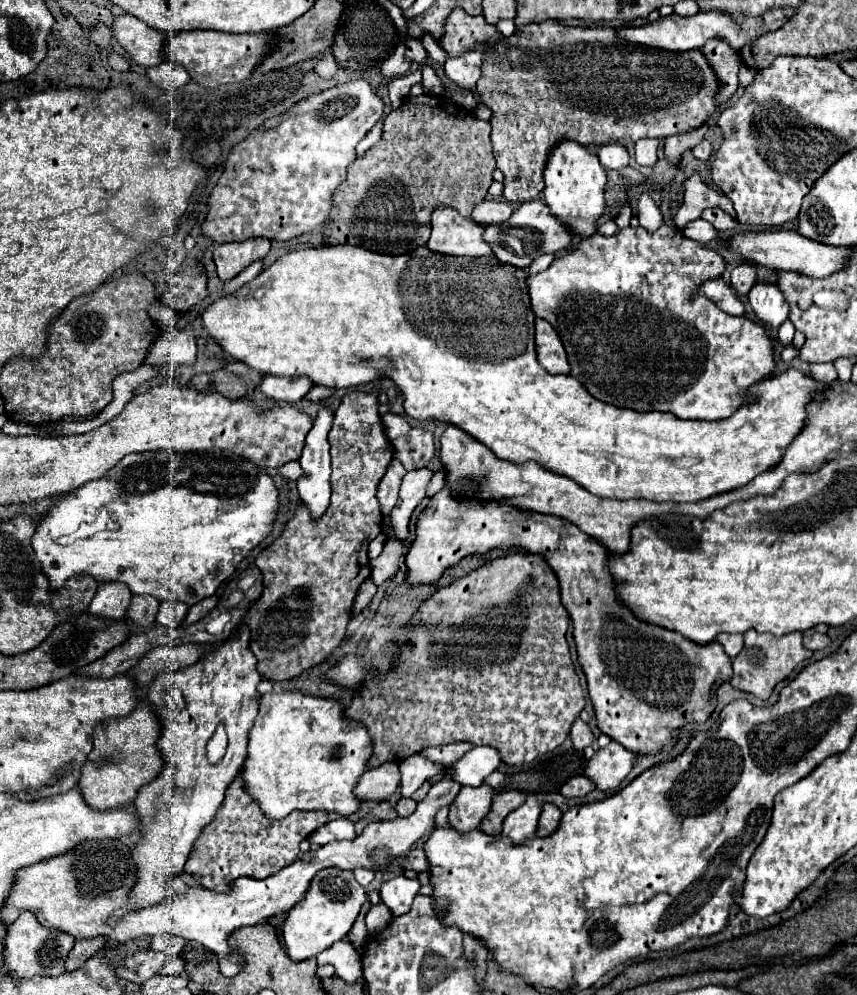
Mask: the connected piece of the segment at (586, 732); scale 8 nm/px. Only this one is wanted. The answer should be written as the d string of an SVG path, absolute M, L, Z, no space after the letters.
M576 719L574 725L572 725L572 731L570 731L570 739L572 739L576 751L584 751L588 745L592 745L594 735L592 735L590 727L582 719Z

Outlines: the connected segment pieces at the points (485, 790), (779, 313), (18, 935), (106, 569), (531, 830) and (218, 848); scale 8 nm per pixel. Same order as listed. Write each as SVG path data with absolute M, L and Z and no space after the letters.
M482 783L480 787L462 787L450 805L448 825L460 833L472 831L480 825L484 815L490 811L494 789Z
M758 281L748 293L748 301L760 321L764 321L772 331L776 331L788 317L788 303L780 287L772 281Z
M24 911L10 927L8 927L8 935L4 939L4 967L6 973L14 979L30 979L34 975L60 975L64 973L64 961L72 949L76 939L72 939L70 935L62 933L62 931L52 931L42 927L36 917L28 911Z
M216 449L216 451L200 451L200 453L198 451L132 453L132 455L126 455L124 459L120 459L120 463L116 463L116 467L112 467L112 471L108 471L108 475L104 475L102 479L86 483L84 487L78 487L76 491L68 493L66 497L62 497L54 505L50 505L50 509L40 519L36 533L32 535L32 553L40 561L42 571L48 577L52 589L60 589L66 579L86 573L102 583L110 583L110 581L124 583L132 591L132 595L152 595L160 601L176 599L186 605L196 605L198 601L214 595L216 589L236 571L240 561L246 559L248 553L254 547L258 547L260 541L272 533L272 527L274 527L274 521L278 515L278 505L280 505L278 499L280 499L278 489L274 487L270 473L264 471L264 467L256 467L256 463L252 463L244 457L238 457L236 453L230 453L230 451Z
M528 795L528 799L504 819L502 835L510 837L514 843L522 843L522 841L534 837L540 811L542 811L542 807L540 807L536 795Z
M236 775L216 819L196 841L196 851L186 863L186 873L202 887L216 891L230 891L232 881L238 877L264 879L290 865L300 853L300 841L310 837L316 827L322 827L328 821L330 815L326 811L292 811L292 815L286 815L284 819L264 819L264 815L260 815L260 807L256 807L248 791L244 791L240 775Z

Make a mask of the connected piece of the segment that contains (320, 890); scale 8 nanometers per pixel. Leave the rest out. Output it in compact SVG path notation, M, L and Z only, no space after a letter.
M338 867L318 871L304 899L290 909L288 919L284 923L284 943L288 957L292 961L306 961L322 953L324 949L332 947L332 943L344 939L350 927L354 925L364 901L366 901L366 891L354 879L352 871L342 871Z

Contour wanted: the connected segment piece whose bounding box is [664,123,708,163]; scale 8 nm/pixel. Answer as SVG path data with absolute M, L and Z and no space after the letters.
M704 123L702 127L694 129L694 131L688 131L688 133L680 133L680 135L670 135L666 137L666 145L664 145L664 153L666 153L666 159L672 161L672 163L678 163L682 153L692 149L694 145L698 145L702 139L704 139L704 133L706 133L708 125Z

